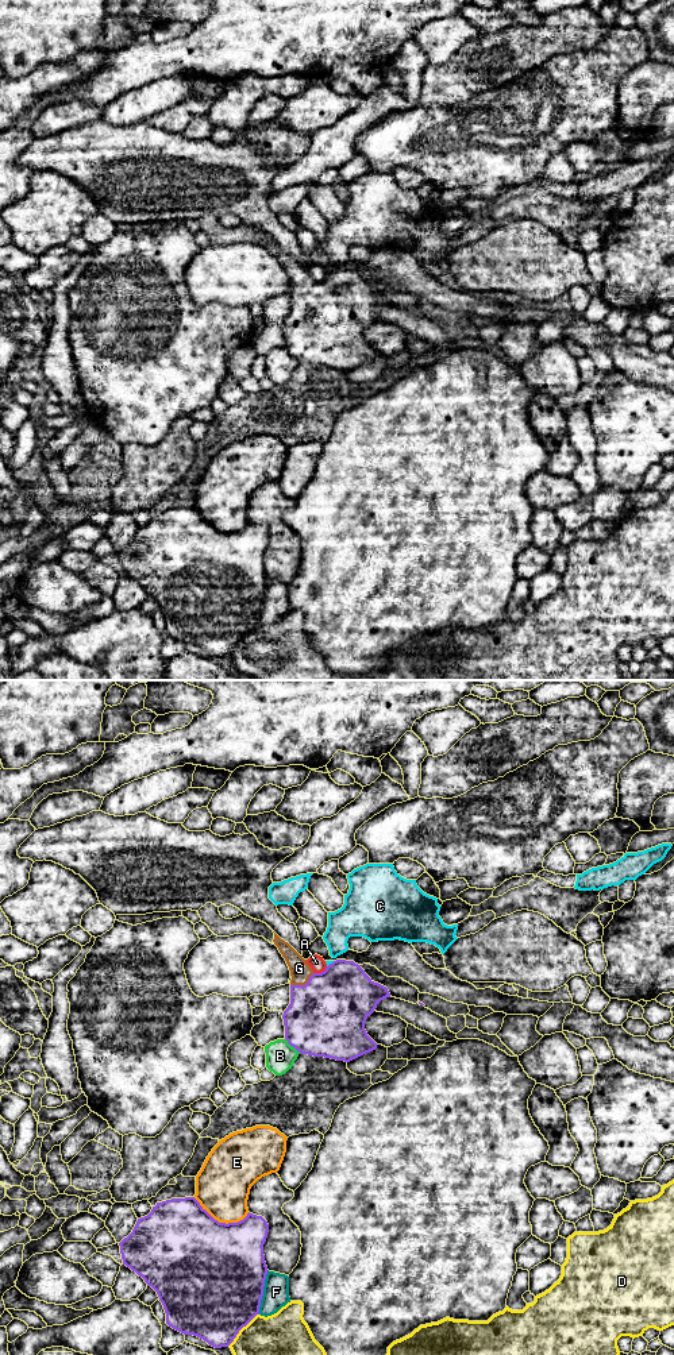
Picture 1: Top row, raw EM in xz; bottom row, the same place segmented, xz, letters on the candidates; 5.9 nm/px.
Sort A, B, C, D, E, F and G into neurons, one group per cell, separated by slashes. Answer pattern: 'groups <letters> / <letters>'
groups A / B / C / D / E / F / G

